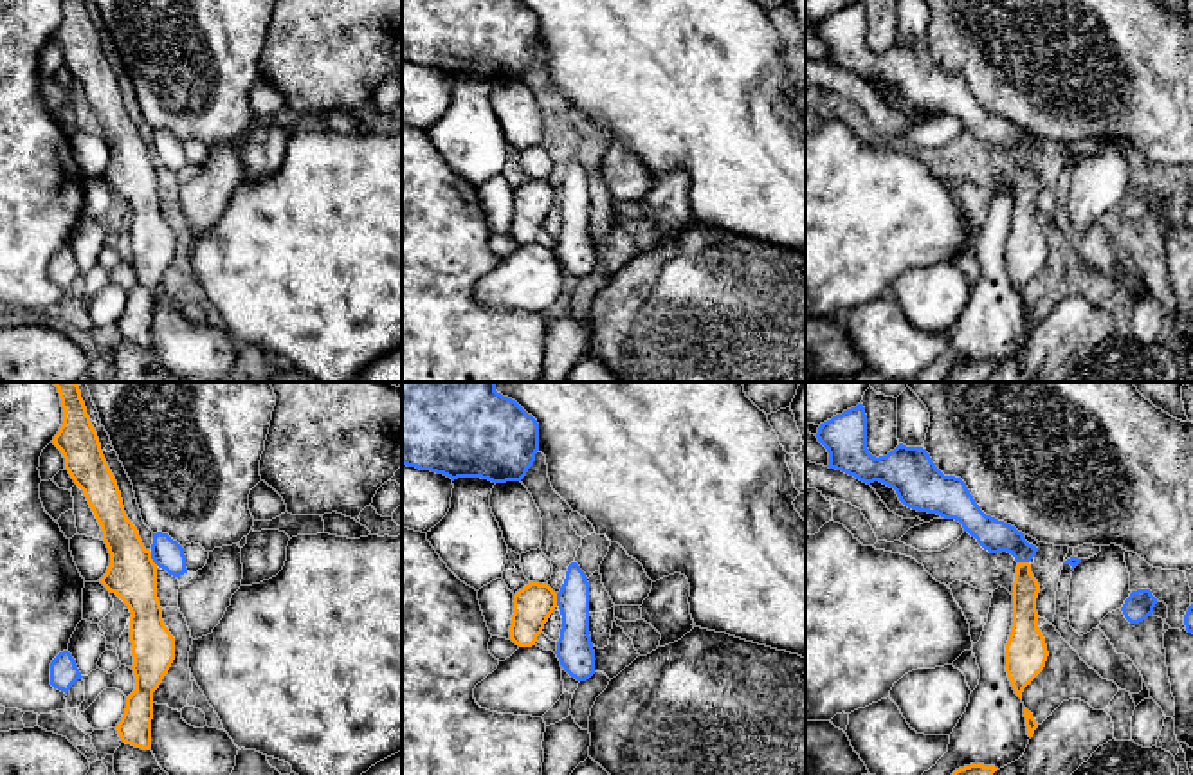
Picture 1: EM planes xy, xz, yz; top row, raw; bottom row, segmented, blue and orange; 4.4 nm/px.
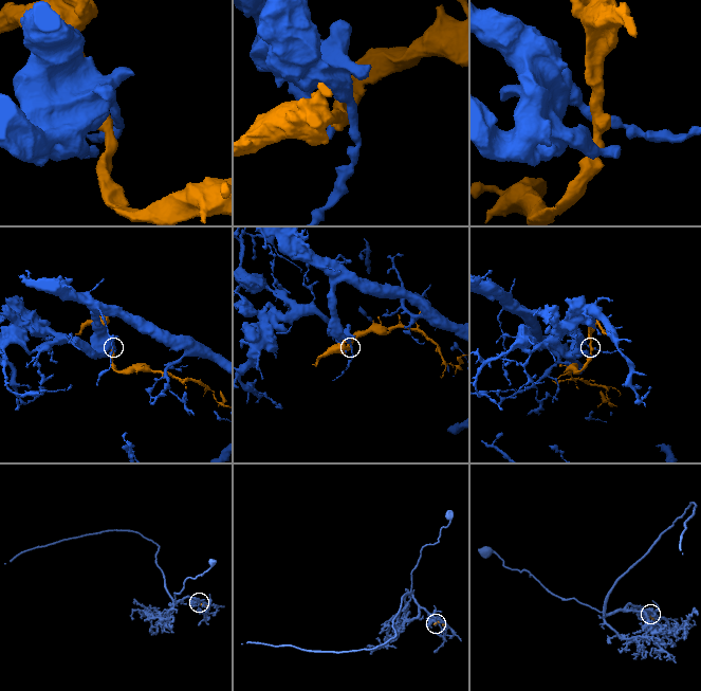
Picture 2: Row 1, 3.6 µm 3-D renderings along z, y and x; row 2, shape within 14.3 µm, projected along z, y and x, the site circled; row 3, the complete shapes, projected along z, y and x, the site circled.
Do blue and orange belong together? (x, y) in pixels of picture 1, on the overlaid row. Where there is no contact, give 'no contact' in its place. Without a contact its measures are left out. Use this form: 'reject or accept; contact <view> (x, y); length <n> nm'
reject; contact xy (152, 557); length 70 nm

